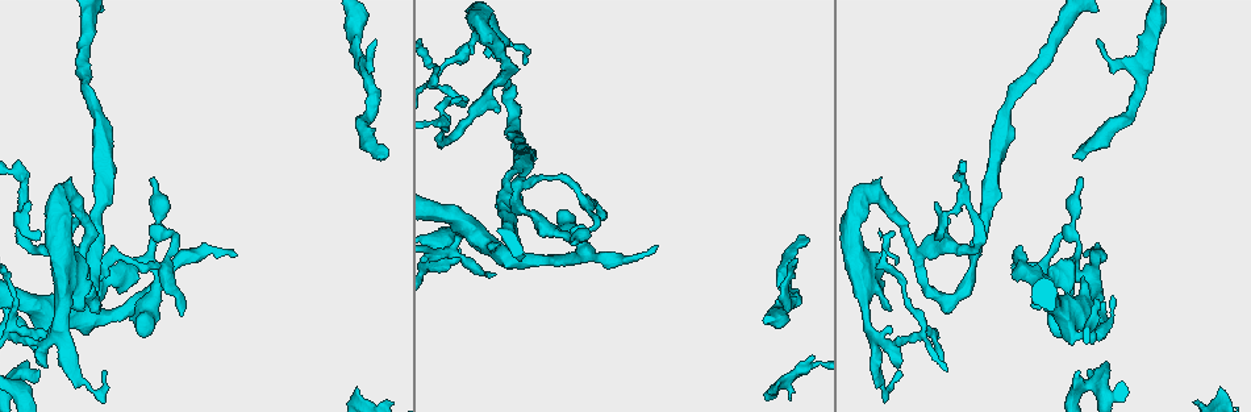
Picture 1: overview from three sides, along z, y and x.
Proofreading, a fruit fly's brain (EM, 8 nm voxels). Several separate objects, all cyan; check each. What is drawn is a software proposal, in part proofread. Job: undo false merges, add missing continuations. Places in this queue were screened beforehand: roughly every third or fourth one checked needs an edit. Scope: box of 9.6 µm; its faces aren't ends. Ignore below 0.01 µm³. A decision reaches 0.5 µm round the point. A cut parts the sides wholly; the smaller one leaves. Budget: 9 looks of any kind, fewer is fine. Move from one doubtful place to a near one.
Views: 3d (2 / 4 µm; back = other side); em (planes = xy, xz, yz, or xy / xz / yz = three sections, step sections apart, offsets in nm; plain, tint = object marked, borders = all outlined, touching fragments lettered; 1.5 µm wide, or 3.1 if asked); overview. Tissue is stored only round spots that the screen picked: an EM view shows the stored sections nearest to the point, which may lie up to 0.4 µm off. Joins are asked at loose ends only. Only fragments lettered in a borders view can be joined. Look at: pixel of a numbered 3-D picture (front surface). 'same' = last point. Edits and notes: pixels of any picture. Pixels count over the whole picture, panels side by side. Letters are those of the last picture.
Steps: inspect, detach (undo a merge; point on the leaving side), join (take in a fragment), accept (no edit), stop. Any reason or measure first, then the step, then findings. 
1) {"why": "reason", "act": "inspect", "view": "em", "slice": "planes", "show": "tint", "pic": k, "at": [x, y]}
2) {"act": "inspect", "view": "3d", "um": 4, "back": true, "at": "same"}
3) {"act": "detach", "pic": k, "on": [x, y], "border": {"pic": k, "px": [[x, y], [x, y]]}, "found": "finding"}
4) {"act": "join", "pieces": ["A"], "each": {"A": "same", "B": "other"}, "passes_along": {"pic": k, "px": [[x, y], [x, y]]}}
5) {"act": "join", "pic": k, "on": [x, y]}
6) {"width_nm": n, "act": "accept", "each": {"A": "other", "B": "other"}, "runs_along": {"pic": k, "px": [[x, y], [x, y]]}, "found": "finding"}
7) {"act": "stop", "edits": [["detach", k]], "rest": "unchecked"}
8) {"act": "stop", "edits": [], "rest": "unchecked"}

{"why": "abrupt turn", "act": "inspect", "view": "em", "slice": "yz", "step": 4, "show": "tint", "pic": 1, "at": [451, 249]}

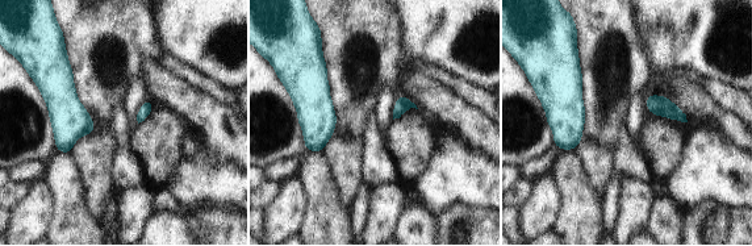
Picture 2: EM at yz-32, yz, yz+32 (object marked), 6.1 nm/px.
{"why": "another direction", "act": "inspect", "view": "em", "slice": "planes", "show": "borders", "at": "same"}

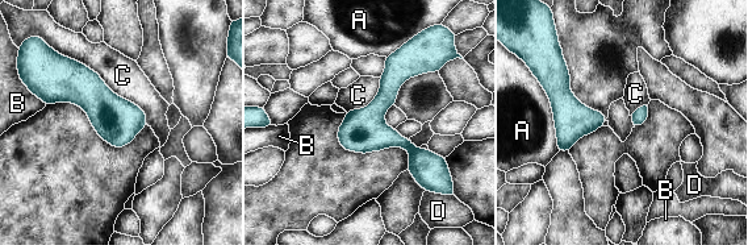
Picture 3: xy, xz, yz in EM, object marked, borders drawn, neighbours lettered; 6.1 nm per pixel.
{"act": "accept", "each": {"A": "other", "B": "other", "C": "other", "D": "other"}, "border": {"pic": 3, "px": [[58, 52], [136, 103], [147, 124]]}, "found": "all the same neuron"}

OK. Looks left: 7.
{"why": "four or more arms meet", "act": "inspect", "view": "em", "slice": "planes", "show": "borders", "pic": 1, "at": [1079, 274]}

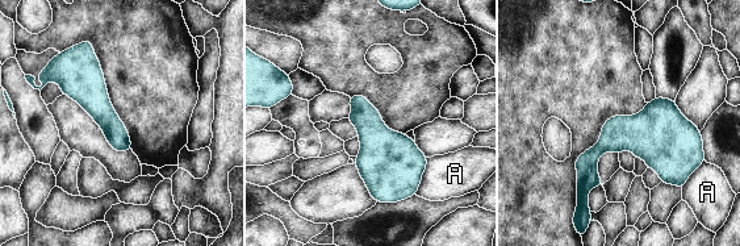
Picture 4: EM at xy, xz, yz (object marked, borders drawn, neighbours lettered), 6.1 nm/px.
{"width_nm": 150, "act": "accept", "each": {"A": "other"}, "border": {"pic": 4, "px": [[427, 158], [427, 166], [414, 194]]}, "found": "continuous, no second neuron"}

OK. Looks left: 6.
{"why": "long arm stops here", "act": "inspect", "view": "3d", "um": 2, "back": true, "pic": 1, "at": [388, 152]}

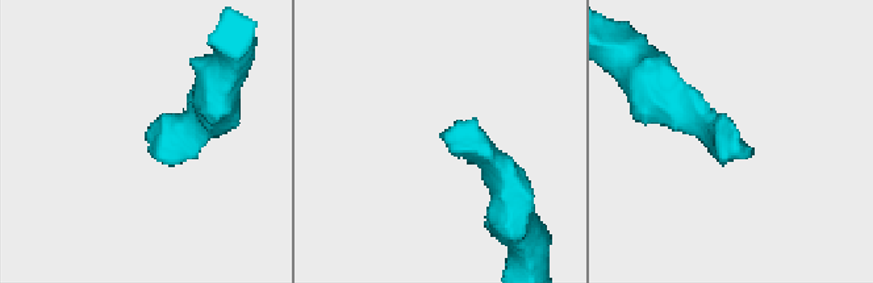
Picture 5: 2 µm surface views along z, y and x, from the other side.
{"why": "need the tissue", "act": "inspect", "view": "em", "slice": "planes", "show": "tint", "pic": 5, "at": [147, 129]}

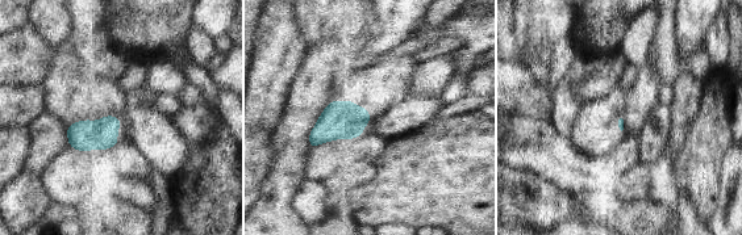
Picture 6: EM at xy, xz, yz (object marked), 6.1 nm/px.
{"why": "see the neighbours", "act": "inspect", "view": "em", "slice": "planes", "show": "borders", "at": "same"}

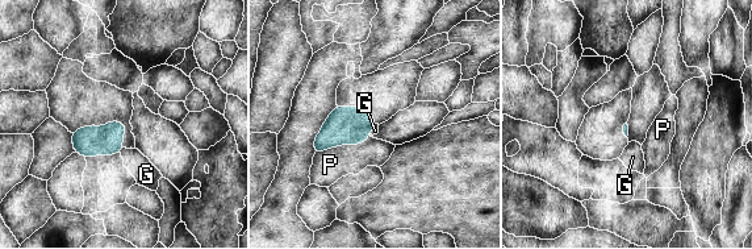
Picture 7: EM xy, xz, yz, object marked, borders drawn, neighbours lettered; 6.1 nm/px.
{"act": "join", "pieces": ["G"], "each": {"G": "same", "P": "other"}, "passes_along": {"pic": 7, "px": [[107, 140], [121, 149], [146, 174]]}, "found": "the neuron continues"}

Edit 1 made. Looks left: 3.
{"why": "branch stops here", "act": "inspect", "view": "3d", "um": 4, "pic": 1, "at": [355, 391]}

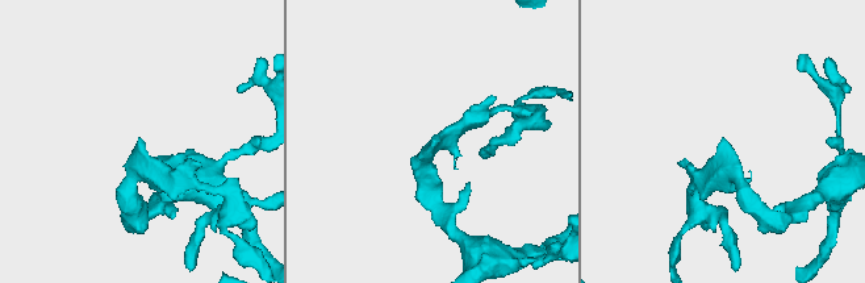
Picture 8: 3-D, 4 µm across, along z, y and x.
{"act": "inspect", "view": "em", "slice": "planes", "show": "plain", "pic": 8, "at": [136, 146]}

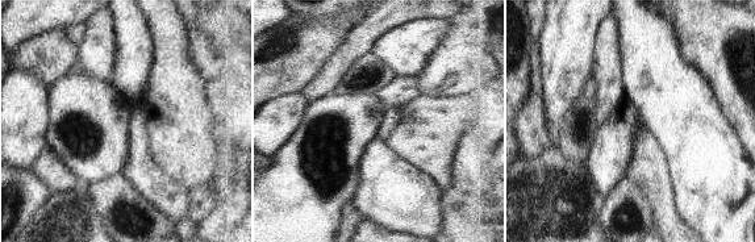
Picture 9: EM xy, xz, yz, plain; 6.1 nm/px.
{"act": "inspect", "view": "em", "slice": "planes", "show": "borders", "at": "same"}

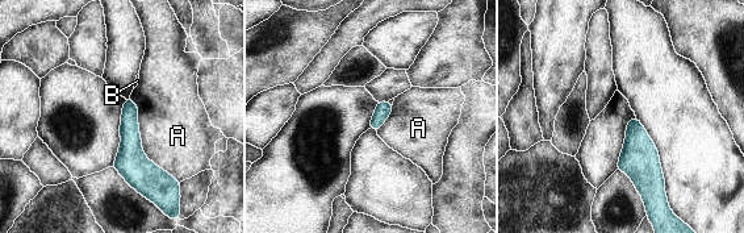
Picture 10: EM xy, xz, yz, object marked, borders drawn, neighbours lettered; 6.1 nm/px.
{"act": "accept", "each": {"A": "other", "B": "other"}, "found": "no lettered fragment goes on from it"}

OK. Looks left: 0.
{"act": "stop", "edits": [["join", 7]], "rest": "unchecked"}

